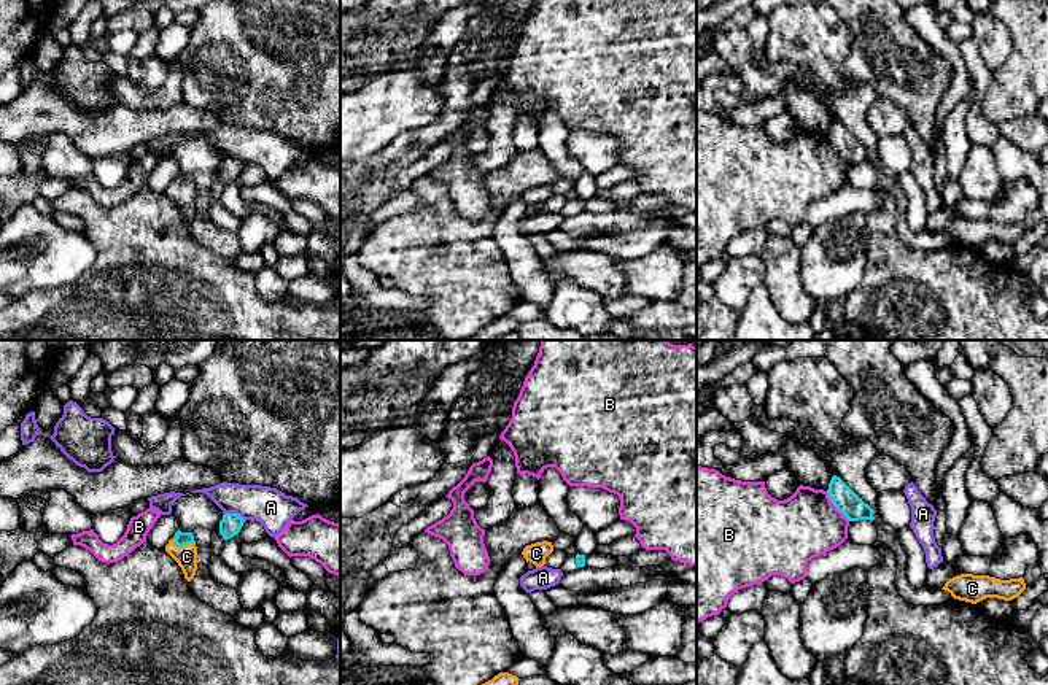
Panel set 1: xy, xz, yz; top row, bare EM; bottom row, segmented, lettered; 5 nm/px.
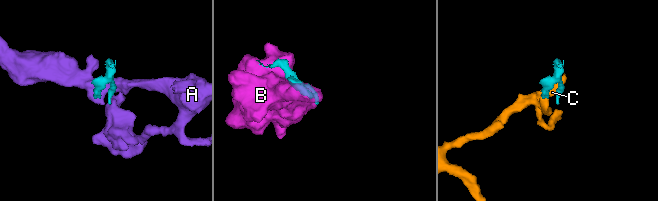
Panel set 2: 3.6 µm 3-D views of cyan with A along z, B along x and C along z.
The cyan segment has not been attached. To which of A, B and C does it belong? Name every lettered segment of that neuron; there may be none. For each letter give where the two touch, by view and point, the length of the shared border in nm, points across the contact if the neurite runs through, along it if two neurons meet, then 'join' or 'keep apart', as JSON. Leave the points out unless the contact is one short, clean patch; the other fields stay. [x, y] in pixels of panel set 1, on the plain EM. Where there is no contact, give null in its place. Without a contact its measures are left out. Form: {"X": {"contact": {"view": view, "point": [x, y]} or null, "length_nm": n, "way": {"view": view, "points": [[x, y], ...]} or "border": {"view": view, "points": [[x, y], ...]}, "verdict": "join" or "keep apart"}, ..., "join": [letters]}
{"A": {"contact": {"view": "xy", "point": [236, 158]}, "length_nm": 120, "border": {"view": "xy", "points": [[225, 156], [234, 156], [245, 164]]}, "verdict": "keep apart"}, "B": {"contact": {"view": "yz", "point": [835, 150]}, "length_nm": 200, "border": {"view": "yz", "points": [[826, 135], [829, 143], [850, 164]]}, "verdict": "keep apart"}, "C": {"contact": {"view": "xy", "point": [182, 189]}, "length_nm": 120, "way": {"view": "xy", "points": [[182, 183], [182, 189], [186, 201]]}, "verdict": "join"}, "join": ["C"]}

